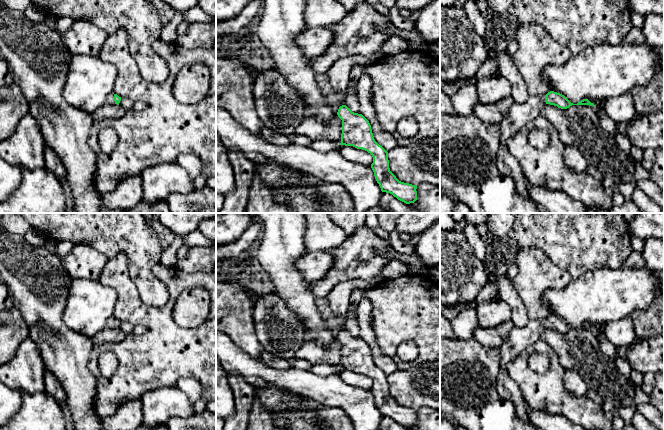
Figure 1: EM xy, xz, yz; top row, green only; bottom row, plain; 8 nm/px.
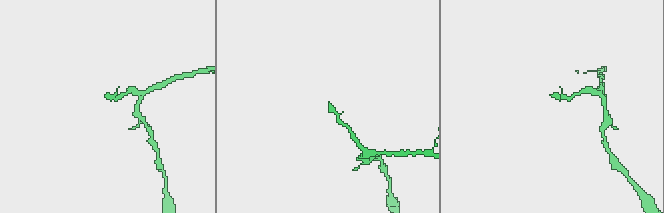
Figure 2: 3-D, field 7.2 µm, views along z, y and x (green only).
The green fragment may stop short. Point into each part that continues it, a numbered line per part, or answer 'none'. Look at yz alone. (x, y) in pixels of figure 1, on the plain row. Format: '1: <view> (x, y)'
1: yz (520, 338)

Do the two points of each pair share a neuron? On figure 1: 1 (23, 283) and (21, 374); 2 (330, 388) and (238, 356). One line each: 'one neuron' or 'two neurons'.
1: two neurons
2: one neuron

